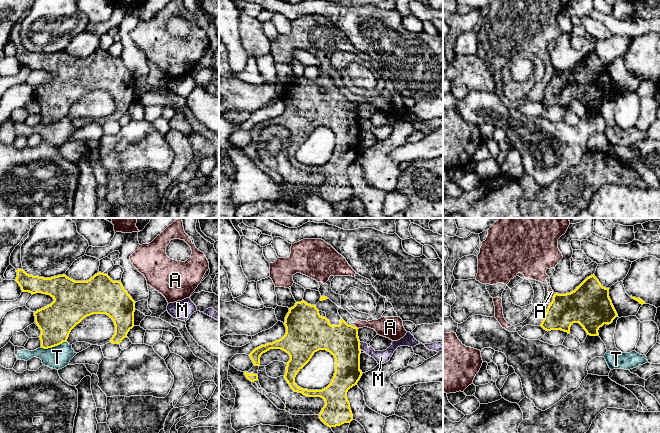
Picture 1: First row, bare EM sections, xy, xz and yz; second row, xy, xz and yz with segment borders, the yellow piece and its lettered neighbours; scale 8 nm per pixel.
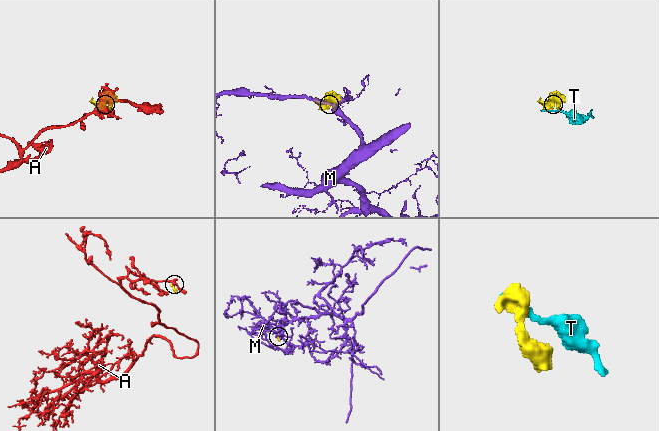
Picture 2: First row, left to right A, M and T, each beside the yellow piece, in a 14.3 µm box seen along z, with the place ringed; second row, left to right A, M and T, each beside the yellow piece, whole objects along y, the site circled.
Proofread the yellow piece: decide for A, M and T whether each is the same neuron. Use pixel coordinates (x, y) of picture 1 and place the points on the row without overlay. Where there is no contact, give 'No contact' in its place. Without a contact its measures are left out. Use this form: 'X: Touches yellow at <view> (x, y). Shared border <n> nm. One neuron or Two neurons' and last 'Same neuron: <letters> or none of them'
A: Touches yellow at xz (356, 103). Shared border 30 nm. Two neurons
M: Touches yellow at xz (359, 123). Shared border 30 nm. Two neurons
T: Touches yellow at xy (53, 122). Shared border 220 nm. Two neurons
Same neuron: none of them

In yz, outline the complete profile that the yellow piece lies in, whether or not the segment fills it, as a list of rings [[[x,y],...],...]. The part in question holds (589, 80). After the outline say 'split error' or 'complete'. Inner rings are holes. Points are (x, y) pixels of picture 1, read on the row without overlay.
[[[595,51],[587,53],[576,65],[570,69],[555,69],[547,84],[540,102],[546,106],[561,106],[570,110],[573,99],[579,99],[587,111],[598,112],[598,106],[604,100],[611,100],[618,90],[609,73],[609,65],[601,61]]]; complete

